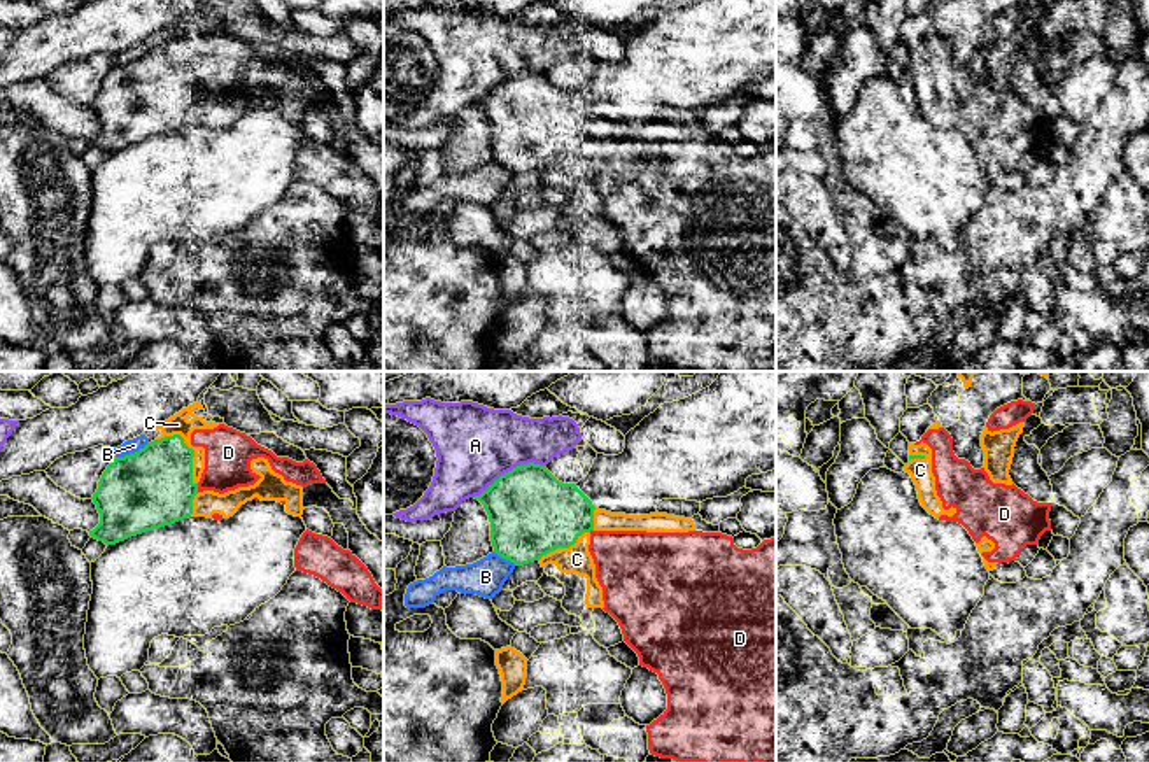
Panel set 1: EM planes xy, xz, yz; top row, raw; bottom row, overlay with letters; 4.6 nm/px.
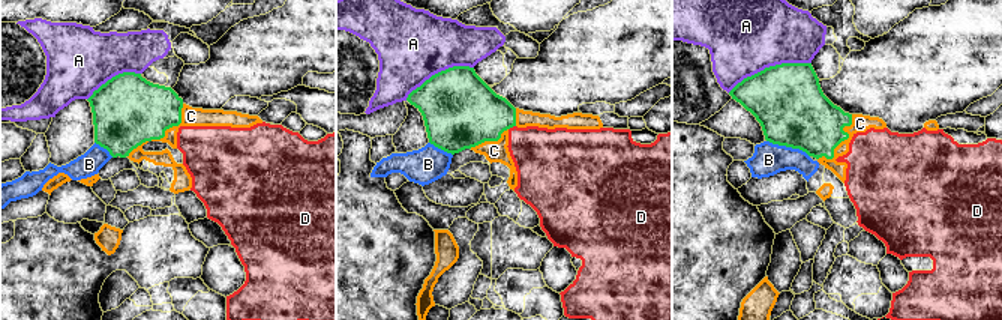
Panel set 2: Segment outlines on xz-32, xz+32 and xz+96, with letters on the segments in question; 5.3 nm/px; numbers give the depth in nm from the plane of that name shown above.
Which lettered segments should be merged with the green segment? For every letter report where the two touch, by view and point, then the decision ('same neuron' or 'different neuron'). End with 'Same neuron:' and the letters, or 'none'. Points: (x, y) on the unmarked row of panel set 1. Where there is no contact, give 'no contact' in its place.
A: xz (508, 79) | different neuron
B: xy (132, 62) | different neuron
C: xy (191, 56) | different neuron
D: xy (197, 95) | same neuron
Same neuron: D

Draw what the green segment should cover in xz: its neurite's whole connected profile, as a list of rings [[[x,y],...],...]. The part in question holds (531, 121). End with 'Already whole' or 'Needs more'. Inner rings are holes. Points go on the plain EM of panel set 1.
[[[541,72],[513,75],[475,107],[489,123],[494,159],[515,173],[539,168],[557,156],[569,156],[583,140],[594,138],[592,109],[574,91],[559,89]]]. Already whole

